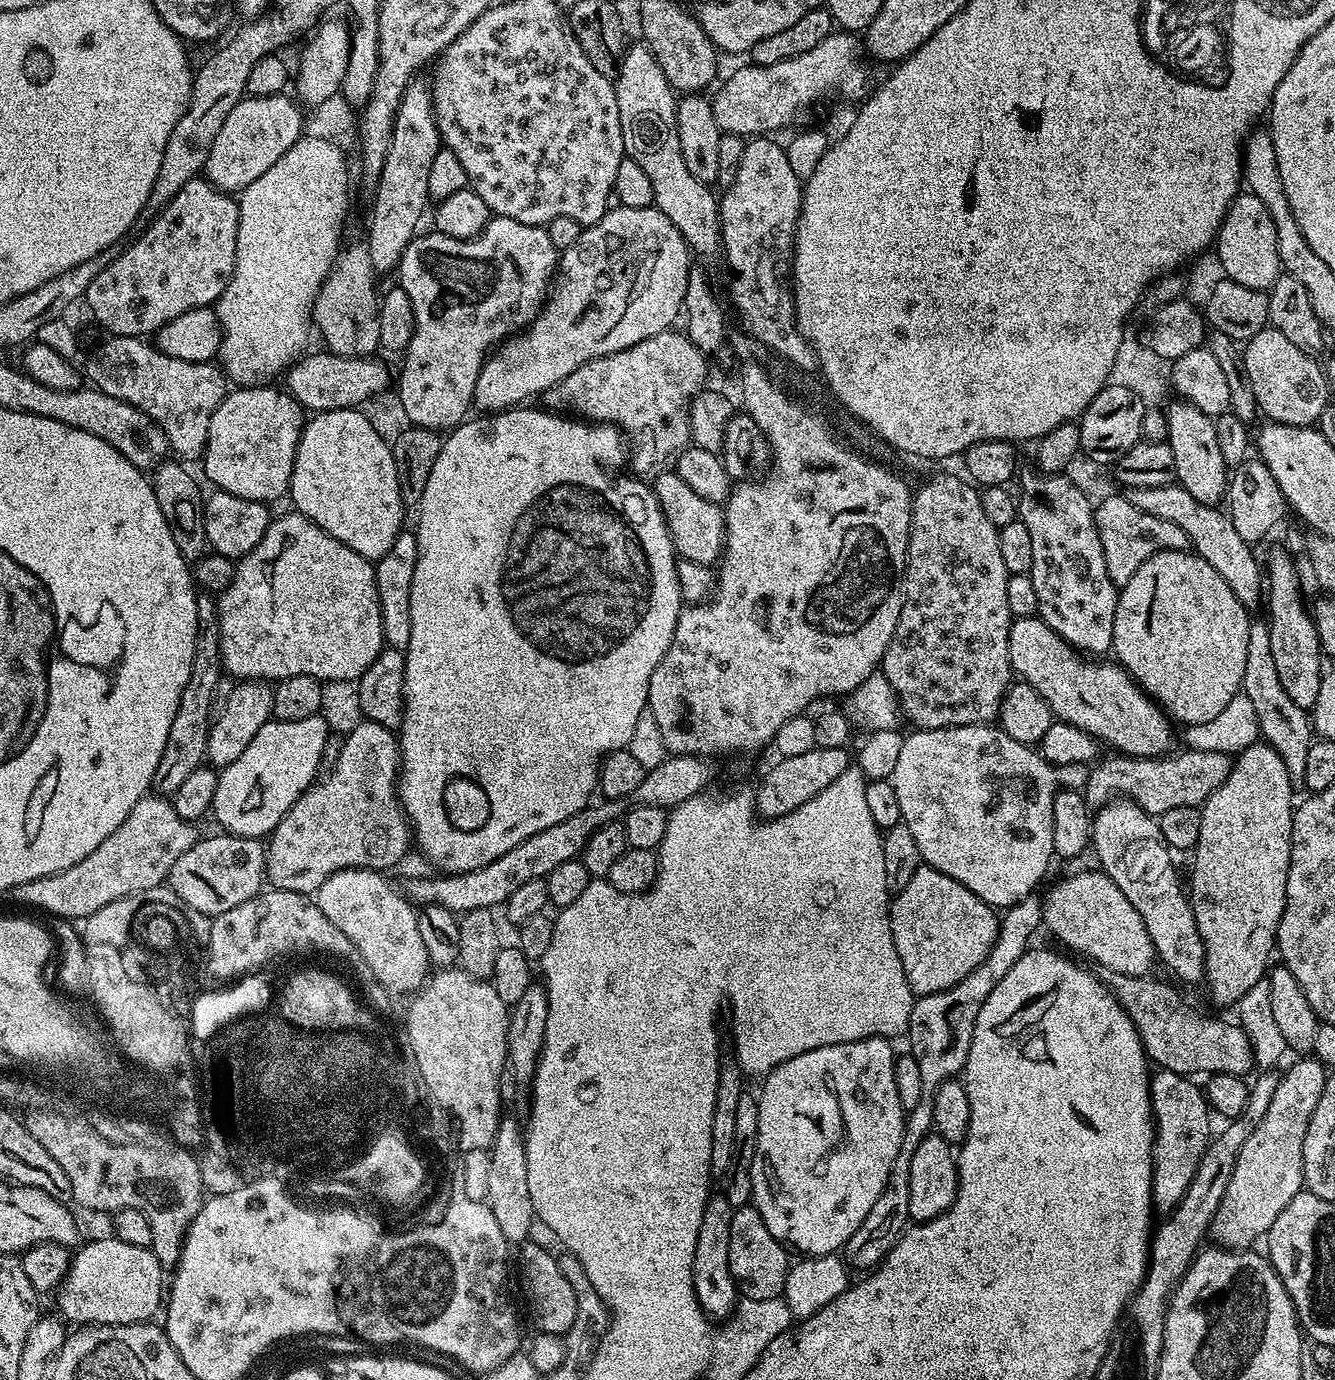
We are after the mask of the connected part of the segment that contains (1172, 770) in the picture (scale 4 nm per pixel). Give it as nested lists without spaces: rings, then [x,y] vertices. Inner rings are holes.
[[[1183,750],[1177,756],[1125,756],[1112,754],[1109,760],[1101,759],[1088,774],[1088,781],[1082,789],[1089,808],[1099,810],[1113,798],[1132,800],[1142,811],[1158,818],[1166,810],[1178,806],[1200,808],[1208,801],[1210,794],[1226,782],[1234,760],[1227,752],[1198,752]]]

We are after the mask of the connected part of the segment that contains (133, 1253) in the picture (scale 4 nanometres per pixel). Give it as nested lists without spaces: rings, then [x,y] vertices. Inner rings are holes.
[[[107,1239],[84,1242],[75,1249],[68,1277],[55,1293],[59,1315],[69,1325],[143,1324],[151,1321],[159,1308],[161,1311],[166,1296],[166,1270],[152,1249]]]

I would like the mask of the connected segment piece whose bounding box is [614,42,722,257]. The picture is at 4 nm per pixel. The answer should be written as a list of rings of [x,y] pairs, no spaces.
[[[637,42],[637,44],[633,46],[633,48],[631,45],[631,47],[629,47],[627,49],[627,51],[625,51],[625,53],[620,61],[620,71],[619,71],[618,75],[615,77],[614,83],[616,86],[616,101],[618,102],[618,122],[622,122],[622,142],[624,143],[624,155],[625,155],[625,157],[627,157],[627,159],[633,160],[634,162],[638,162],[638,166],[642,166],[642,170],[646,170],[646,175],[648,177],[650,177],[650,183],[654,186],[654,206],[655,206],[655,208],[657,208],[658,211],[661,212],[662,214],[666,214],[666,218],[670,218],[670,222],[674,222],[674,226],[676,227],[676,229],[679,232],[681,232],[681,234],[684,235],[684,241],[686,241],[689,249],[691,249],[691,251],[693,253],[695,253],[695,255],[697,252],[697,254],[700,256],[717,256],[717,257],[719,257],[722,252],[722,245],[720,242],[720,202],[719,202],[717,193],[715,193],[715,194],[712,193],[711,191],[713,189],[711,187],[709,187],[709,185],[703,184],[703,182],[701,180],[699,180],[698,178],[694,178],[694,174],[690,174],[690,170],[686,170],[686,161],[682,158],[682,146],[678,142],[678,118],[676,117],[676,106],[678,103],[678,96],[677,96],[677,93],[674,91],[674,89],[672,89],[672,87],[670,86],[670,82],[666,78],[666,74],[662,74],[662,66],[658,66],[658,58],[654,58],[654,54],[652,53],[651,50],[649,50],[647,44],[645,44],[643,42]]]

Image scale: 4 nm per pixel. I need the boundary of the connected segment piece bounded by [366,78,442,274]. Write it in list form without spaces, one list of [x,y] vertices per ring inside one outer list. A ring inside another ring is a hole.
[[[417,78],[412,81],[412,84],[406,90],[406,94],[402,98],[402,102],[398,106],[398,114],[396,115],[396,121],[394,122],[394,130],[392,131],[392,137],[390,138],[390,150],[386,154],[386,162],[382,166],[382,174],[380,175],[380,180],[377,182],[376,187],[374,189],[374,195],[376,197],[372,200],[372,221],[368,224],[368,237],[366,237],[366,243],[368,245],[368,249],[370,250],[370,262],[375,266],[377,273],[384,274],[384,272],[388,272],[397,267],[399,265],[400,259],[402,258],[402,254],[406,250],[406,246],[410,241],[412,241],[412,237],[417,235],[418,229],[416,228],[420,224],[420,219],[424,216],[424,211],[427,210],[428,204],[430,208],[430,197],[428,194],[428,187],[426,186],[426,182],[430,178],[430,166],[434,162],[434,154],[438,154],[442,151],[442,141],[440,138],[440,131],[438,130],[438,126],[436,125],[436,115],[434,114],[434,110],[432,109],[432,90],[431,87],[427,83],[424,84],[422,82],[423,79]]]

